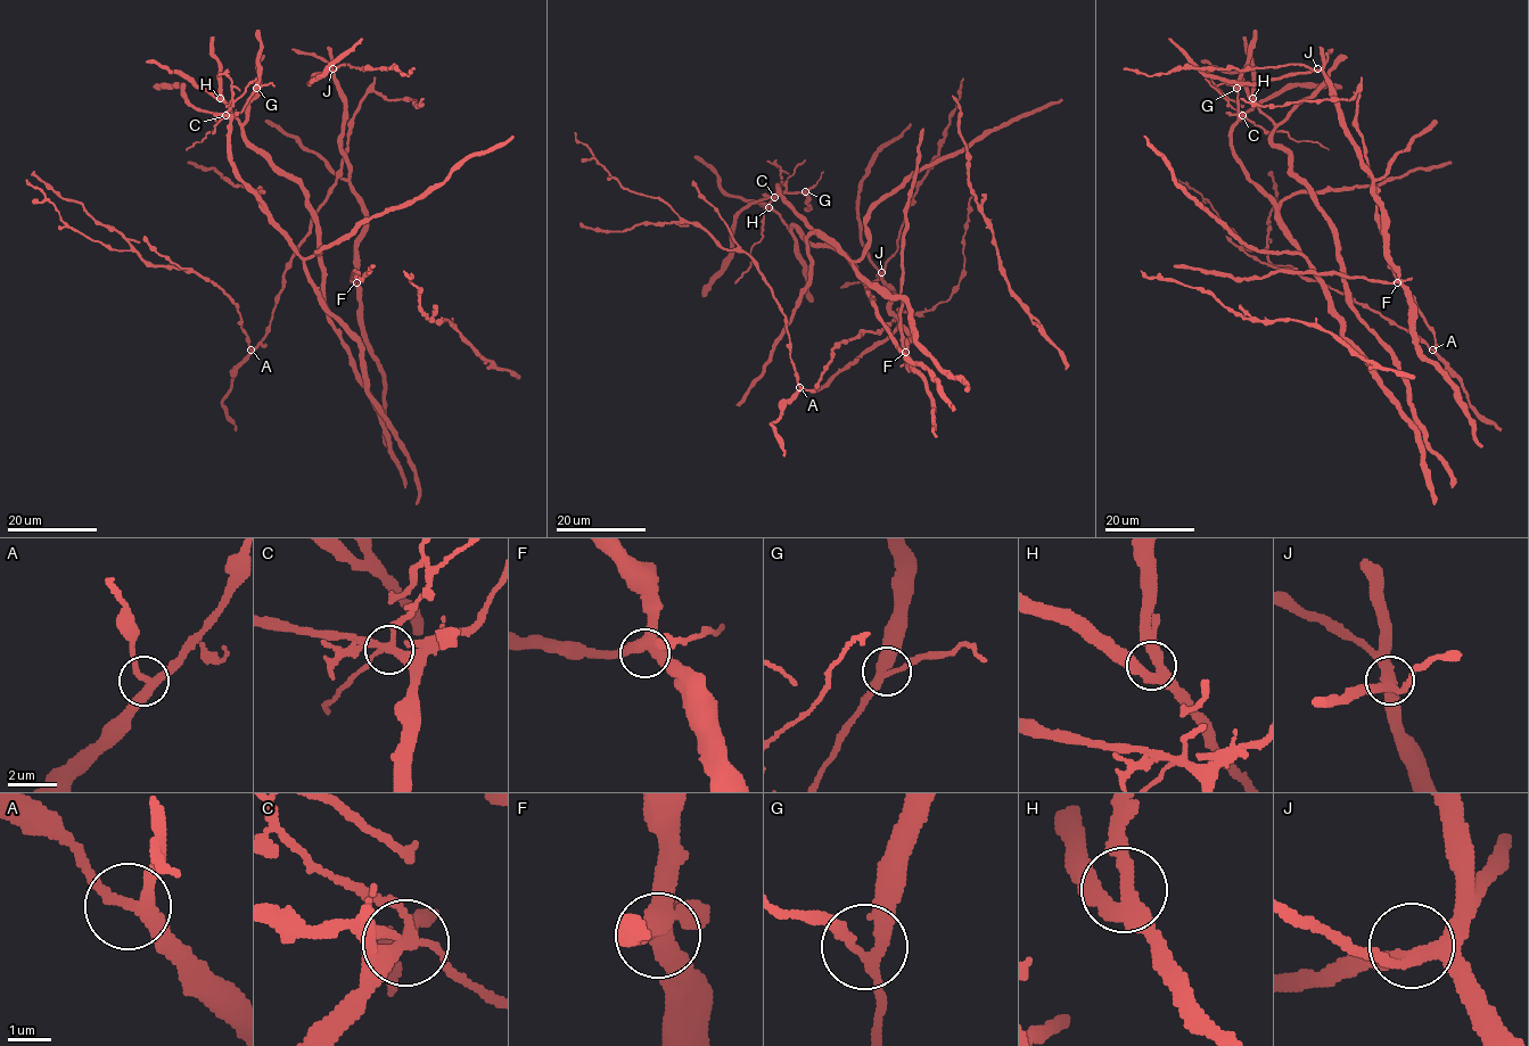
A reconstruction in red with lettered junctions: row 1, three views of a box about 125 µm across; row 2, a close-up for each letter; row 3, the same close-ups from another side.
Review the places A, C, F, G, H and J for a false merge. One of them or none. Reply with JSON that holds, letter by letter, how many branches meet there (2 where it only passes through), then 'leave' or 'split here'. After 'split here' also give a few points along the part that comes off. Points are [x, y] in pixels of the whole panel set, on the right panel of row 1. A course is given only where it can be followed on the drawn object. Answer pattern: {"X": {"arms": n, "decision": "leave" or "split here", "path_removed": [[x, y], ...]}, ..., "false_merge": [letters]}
{"A": {"arms": 3, "decision": "leave"}, "C": {"arms": 4, "decision": "split here", "path_removed": [[1242, 116], [1268, 131], [1283, 130], [1296, 140], [1316, 141], [1328, 149]]}, "F": {"arms": 4, "decision": "leave"}, "G": {"arms": 3, "decision": "leave"}, "H": {"arms": 3, "decision": "leave"}, "J": {"arms": 4, "decision": "leave"}, "false_merge": ["C"]}

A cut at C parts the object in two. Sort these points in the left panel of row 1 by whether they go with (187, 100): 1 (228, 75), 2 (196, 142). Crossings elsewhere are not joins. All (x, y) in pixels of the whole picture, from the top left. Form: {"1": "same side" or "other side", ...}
{"1": "other side", "2": "other side"}

